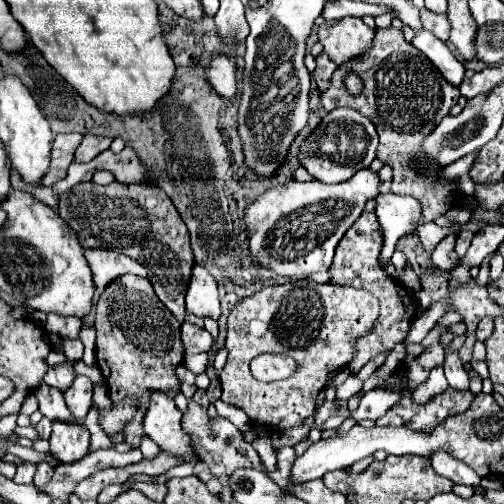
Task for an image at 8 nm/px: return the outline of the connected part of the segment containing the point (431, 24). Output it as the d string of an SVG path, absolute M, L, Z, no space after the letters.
M422 10L422 24L428 32L432 32L438 40L446 42L448 36L450 36L450 22L446 16L442 14L432 14L430 10Z

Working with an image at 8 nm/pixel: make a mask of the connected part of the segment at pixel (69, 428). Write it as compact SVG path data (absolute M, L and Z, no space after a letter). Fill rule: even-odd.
M54 422L50 436L50 454L62 464L72 464L88 454L90 432L80 424Z

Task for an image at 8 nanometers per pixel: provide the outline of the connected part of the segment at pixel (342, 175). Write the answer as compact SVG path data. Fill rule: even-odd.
M336 108L322 118L320 126L304 142L300 162L316 180L324 184L344 182L352 178L358 170L370 166L370 162L376 158L376 146L378 134L374 124L366 116L350 108Z

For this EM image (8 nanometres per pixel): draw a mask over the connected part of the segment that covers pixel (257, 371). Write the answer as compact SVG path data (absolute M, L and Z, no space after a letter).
M262 354L256 356L250 364L254 378L262 382L274 382L274 380L284 380L290 378L296 372L294 360L288 356L274 356L274 354Z

